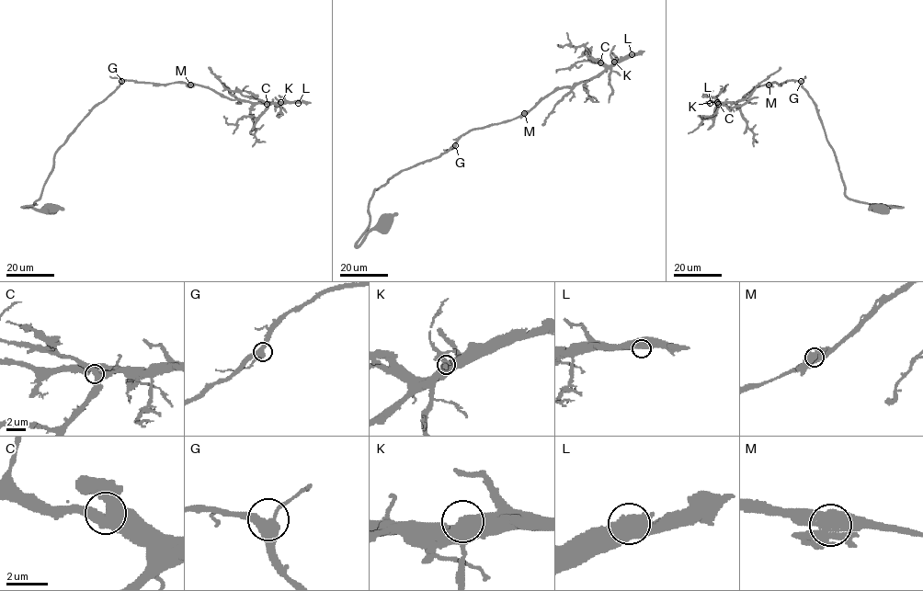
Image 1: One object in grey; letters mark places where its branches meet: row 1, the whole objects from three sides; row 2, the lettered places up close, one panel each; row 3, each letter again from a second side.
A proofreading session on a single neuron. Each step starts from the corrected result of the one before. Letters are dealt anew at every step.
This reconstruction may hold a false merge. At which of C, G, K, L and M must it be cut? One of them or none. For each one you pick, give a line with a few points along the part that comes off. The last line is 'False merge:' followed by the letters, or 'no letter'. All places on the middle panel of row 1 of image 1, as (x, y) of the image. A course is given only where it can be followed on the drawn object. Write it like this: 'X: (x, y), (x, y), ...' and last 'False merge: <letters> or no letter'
False merge: no letter

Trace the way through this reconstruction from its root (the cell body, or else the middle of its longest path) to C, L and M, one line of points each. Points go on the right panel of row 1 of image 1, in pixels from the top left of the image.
C: (881, 210), (901, 208), (858, 202), (845, 194), (816, 107), (798, 81), (760, 85), (736, 103), (718, 104)
L: (881, 210), (901, 208), (858, 202), (845, 194), (816, 107), (798, 81), (757, 86), (736, 103), (710, 103)
M: (881, 210), (901, 208), (858, 202), (845, 194), (836, 156), (816, 107), (802, 84), (794, 80), (769, 84)

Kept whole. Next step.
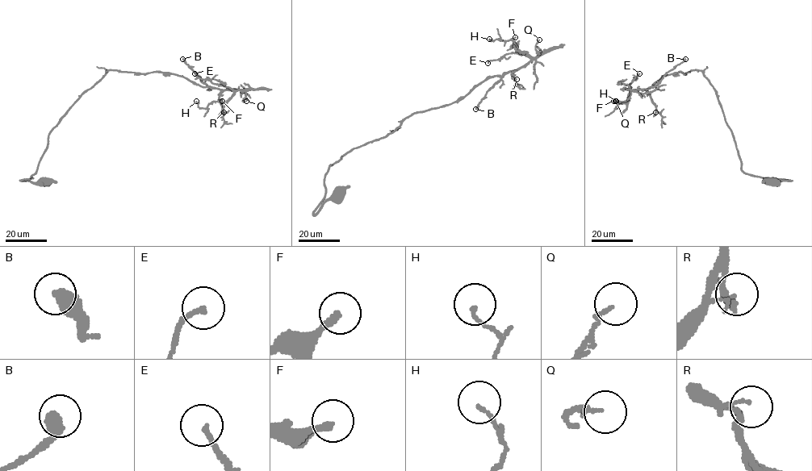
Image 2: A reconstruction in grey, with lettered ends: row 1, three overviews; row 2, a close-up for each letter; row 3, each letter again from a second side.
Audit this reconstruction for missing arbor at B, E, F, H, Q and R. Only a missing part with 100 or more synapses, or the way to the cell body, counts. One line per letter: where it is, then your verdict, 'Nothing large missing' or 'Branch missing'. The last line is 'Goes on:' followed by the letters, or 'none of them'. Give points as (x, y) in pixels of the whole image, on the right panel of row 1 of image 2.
B: Place: (685, 59). Nothing large missing
E: Place: (639, 73). Nothing large missing
F: Place: (613, 101). Nothing large missing
H: Place: (615, 101). Nothing large missing
Q: Place: (616, 101). Nothing large missing
R: Place: (655, 112). Nothing large missing
Goes on: none of them

